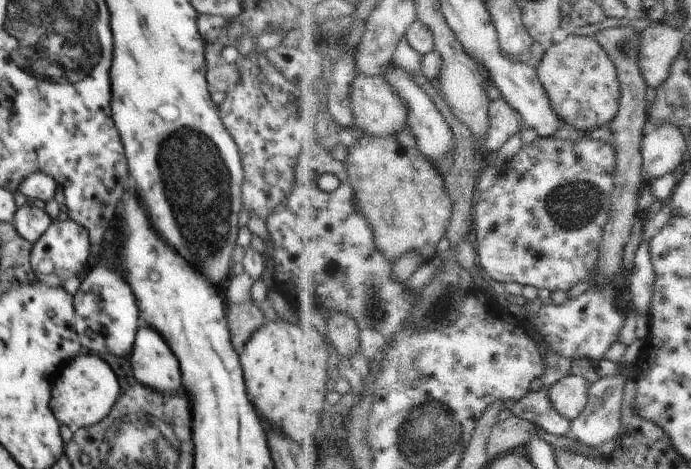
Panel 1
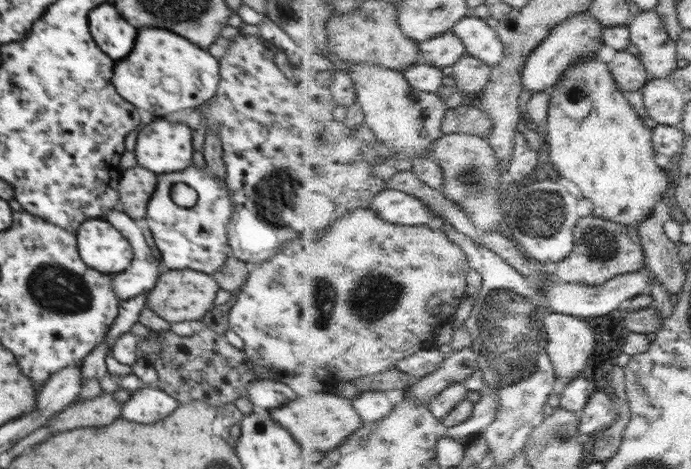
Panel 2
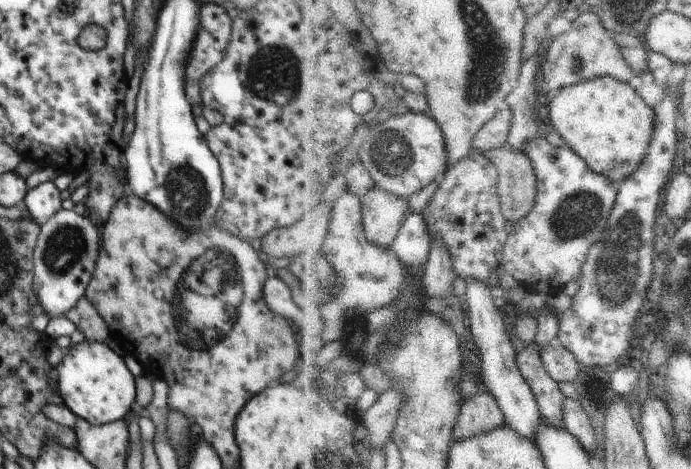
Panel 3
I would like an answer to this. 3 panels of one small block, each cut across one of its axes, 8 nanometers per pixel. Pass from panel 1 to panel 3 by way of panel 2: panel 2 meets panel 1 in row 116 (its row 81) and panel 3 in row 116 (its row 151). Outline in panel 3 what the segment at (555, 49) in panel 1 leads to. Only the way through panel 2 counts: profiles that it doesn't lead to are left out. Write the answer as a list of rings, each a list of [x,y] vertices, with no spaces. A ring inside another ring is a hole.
[[[612,77],[598,78],[584,84],[567,86],[552,96],[550,104],[551,122],[557,132],[566,139],[567,145],[574,147],[594,172],[608,176],[619,188],[646,162],[656,134],[657,112],[636,92],[637,85],[638,83],[620,82]]]

